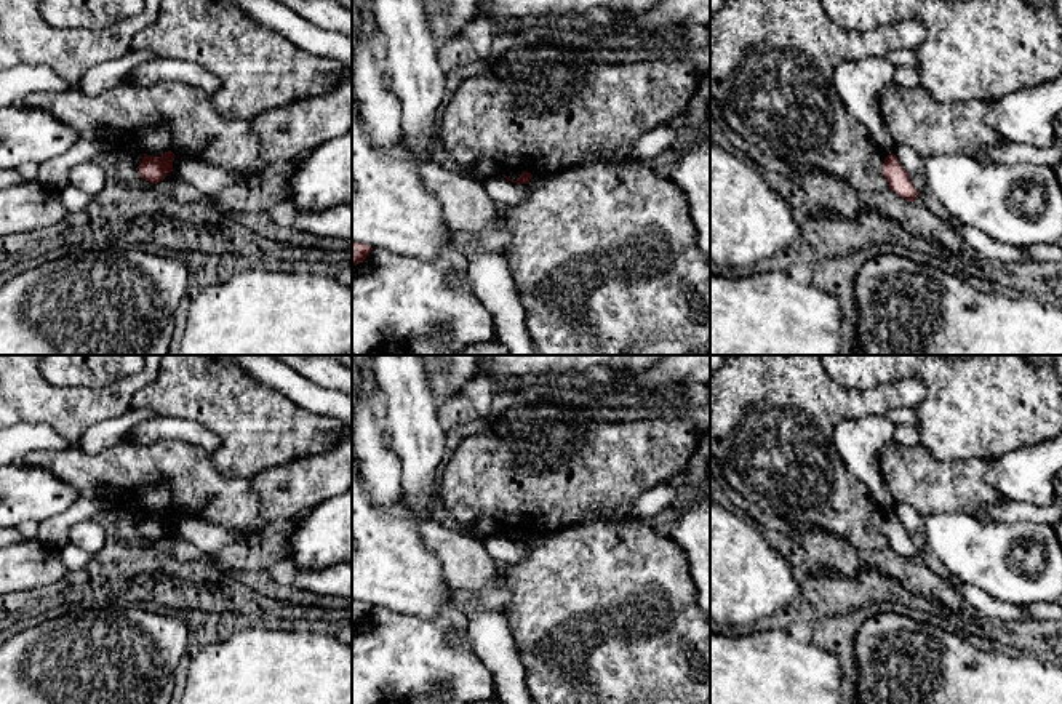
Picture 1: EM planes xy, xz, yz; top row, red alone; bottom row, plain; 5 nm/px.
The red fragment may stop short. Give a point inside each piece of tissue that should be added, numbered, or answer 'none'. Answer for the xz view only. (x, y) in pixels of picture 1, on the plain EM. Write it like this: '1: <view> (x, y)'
none

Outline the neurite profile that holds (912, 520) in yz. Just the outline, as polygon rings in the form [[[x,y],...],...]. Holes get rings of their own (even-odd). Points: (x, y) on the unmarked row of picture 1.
[[[896,502],[894,514],[897,515],[902,526],[908,531],[918,531],[923,528],[923,515],[912,506]]]

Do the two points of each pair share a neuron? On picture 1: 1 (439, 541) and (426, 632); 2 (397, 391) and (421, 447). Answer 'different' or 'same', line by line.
1: different
2: same

